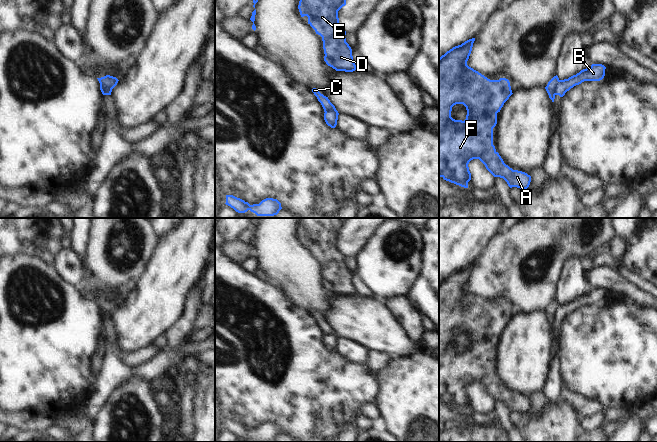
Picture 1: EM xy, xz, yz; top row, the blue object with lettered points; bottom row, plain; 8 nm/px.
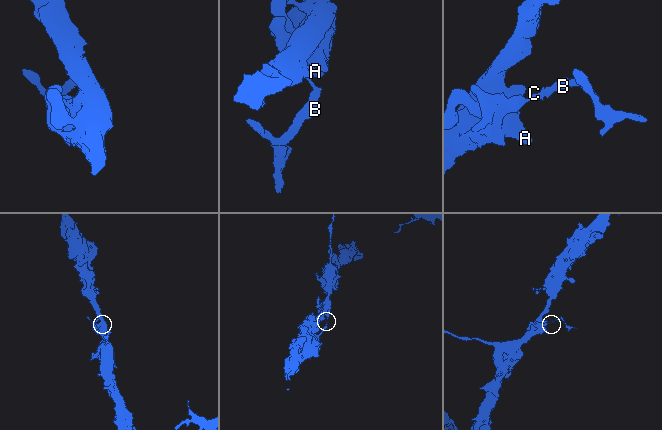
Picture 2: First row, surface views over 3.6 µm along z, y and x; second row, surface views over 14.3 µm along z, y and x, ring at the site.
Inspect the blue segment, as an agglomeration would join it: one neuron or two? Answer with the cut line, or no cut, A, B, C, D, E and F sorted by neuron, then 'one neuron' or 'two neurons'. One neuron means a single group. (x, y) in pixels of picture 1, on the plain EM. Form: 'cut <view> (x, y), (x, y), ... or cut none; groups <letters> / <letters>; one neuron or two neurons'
cut yz (559, 304), (555, 318); groups A C D E F / B; two neurons

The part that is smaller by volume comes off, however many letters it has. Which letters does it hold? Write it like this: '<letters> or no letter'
B

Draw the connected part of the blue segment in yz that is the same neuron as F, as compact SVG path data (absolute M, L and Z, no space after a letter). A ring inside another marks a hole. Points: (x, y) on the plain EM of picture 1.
M475 262L455 270L439 282L439 401L468 412L471 397L468 388L479 383L494 400L503 402L510 412L527 413L531 400L513 394L506 389L493 369L493 352L497 348L497 337L513 318L506 302L490 304L467 289ZM463 328L467 339L464 345L451 341L452 331Z

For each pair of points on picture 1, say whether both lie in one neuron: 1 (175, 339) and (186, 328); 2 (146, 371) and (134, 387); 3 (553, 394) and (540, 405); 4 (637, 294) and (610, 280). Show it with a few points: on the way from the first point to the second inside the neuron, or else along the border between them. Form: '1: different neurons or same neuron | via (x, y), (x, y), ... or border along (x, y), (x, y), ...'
1: same neuron | via (178, 336), (183, 331)
2: different neurons | border along (150, 380), (133, 377), (119, 387)
3: different neurons | border along (542, 392), (550, 404)
4: same neuron | via (630, 290), (617, 283)

